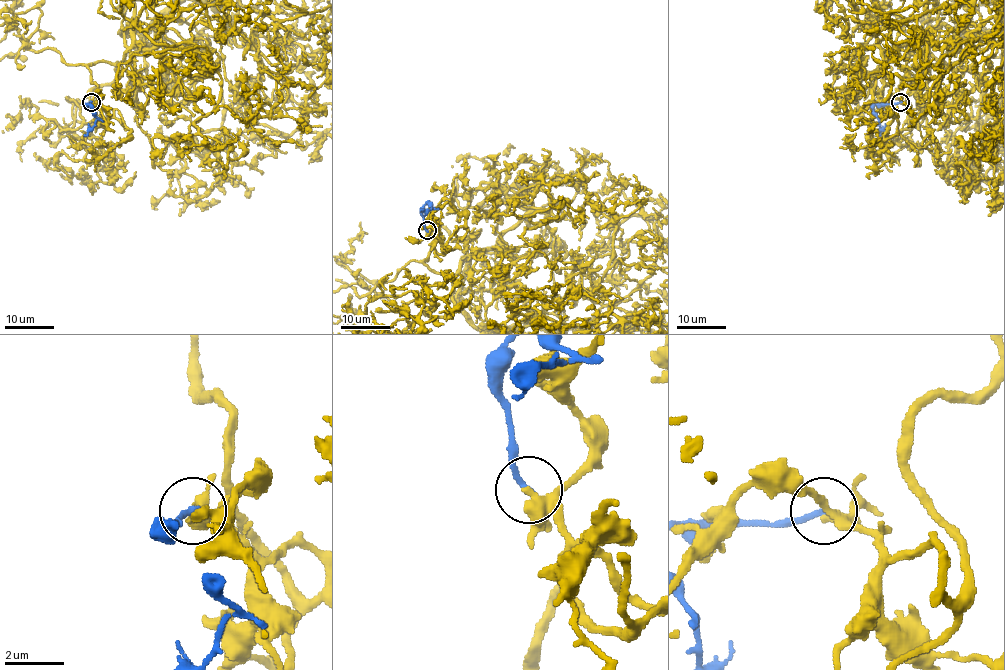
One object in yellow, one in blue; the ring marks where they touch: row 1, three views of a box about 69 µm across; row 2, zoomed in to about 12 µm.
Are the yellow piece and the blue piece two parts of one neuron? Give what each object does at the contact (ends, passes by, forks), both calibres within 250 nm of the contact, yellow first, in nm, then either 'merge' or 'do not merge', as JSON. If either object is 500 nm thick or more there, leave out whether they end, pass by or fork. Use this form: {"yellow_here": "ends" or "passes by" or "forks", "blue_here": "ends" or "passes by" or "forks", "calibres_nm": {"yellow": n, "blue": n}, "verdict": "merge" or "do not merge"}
{"yellow_here": "forks", "blue_here": "ends", "calibres_nm": {"yellow": 260, "blue": 200}, "verdict": "do not merge"}

